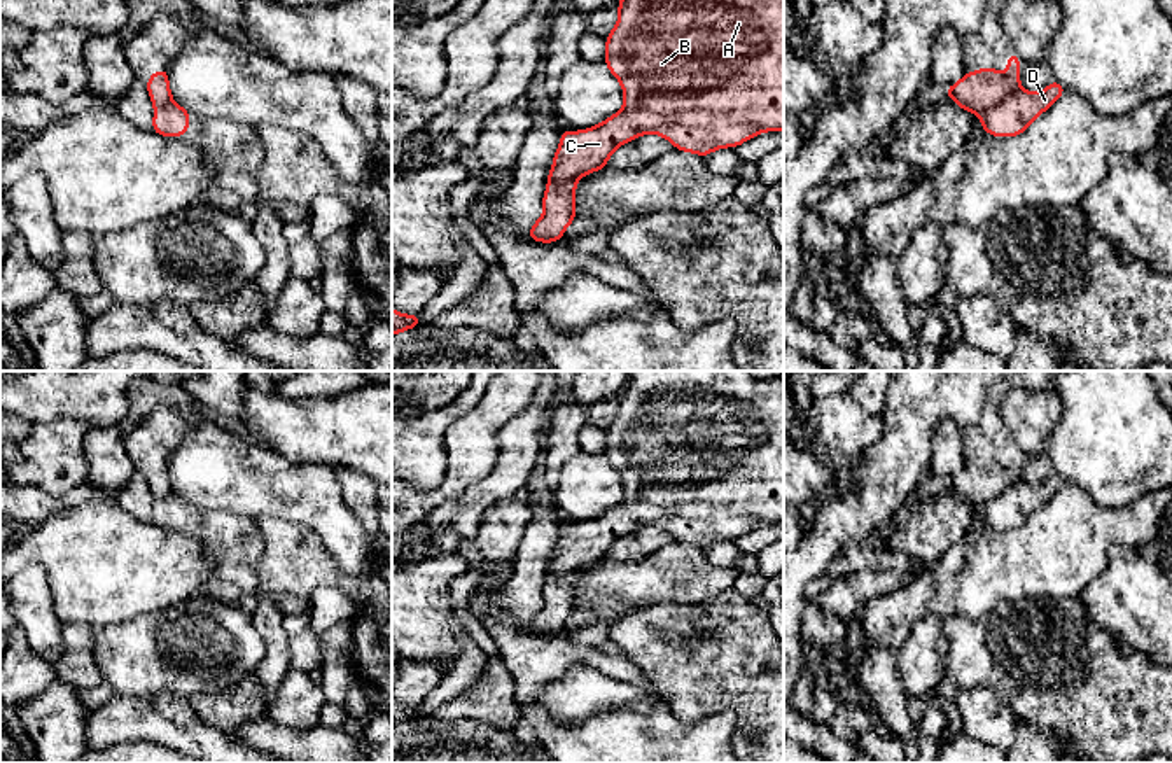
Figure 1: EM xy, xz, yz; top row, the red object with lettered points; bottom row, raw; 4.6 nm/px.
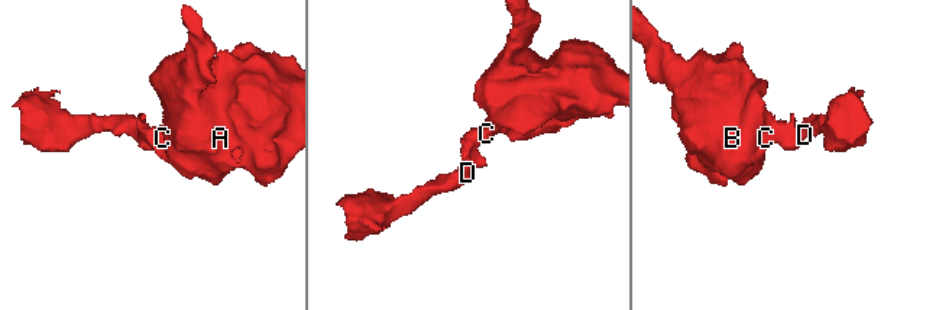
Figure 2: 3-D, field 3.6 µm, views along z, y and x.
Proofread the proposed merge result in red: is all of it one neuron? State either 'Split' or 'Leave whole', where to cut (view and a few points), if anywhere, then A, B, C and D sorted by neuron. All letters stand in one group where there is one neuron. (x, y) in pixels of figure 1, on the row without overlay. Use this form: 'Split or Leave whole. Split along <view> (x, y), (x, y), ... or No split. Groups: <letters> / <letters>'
Split. Split along yz (1020, 480), (980, 508). Groups: A B C / D

